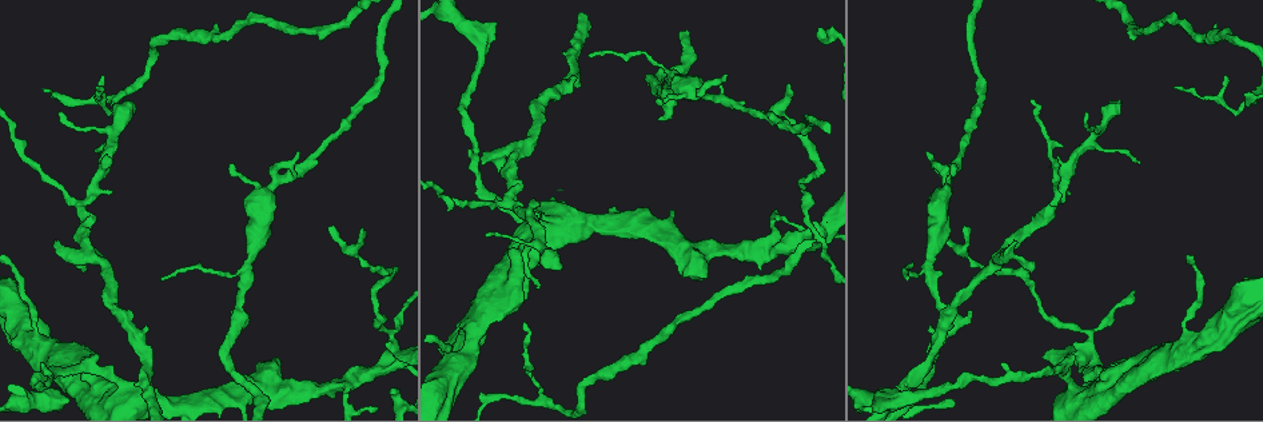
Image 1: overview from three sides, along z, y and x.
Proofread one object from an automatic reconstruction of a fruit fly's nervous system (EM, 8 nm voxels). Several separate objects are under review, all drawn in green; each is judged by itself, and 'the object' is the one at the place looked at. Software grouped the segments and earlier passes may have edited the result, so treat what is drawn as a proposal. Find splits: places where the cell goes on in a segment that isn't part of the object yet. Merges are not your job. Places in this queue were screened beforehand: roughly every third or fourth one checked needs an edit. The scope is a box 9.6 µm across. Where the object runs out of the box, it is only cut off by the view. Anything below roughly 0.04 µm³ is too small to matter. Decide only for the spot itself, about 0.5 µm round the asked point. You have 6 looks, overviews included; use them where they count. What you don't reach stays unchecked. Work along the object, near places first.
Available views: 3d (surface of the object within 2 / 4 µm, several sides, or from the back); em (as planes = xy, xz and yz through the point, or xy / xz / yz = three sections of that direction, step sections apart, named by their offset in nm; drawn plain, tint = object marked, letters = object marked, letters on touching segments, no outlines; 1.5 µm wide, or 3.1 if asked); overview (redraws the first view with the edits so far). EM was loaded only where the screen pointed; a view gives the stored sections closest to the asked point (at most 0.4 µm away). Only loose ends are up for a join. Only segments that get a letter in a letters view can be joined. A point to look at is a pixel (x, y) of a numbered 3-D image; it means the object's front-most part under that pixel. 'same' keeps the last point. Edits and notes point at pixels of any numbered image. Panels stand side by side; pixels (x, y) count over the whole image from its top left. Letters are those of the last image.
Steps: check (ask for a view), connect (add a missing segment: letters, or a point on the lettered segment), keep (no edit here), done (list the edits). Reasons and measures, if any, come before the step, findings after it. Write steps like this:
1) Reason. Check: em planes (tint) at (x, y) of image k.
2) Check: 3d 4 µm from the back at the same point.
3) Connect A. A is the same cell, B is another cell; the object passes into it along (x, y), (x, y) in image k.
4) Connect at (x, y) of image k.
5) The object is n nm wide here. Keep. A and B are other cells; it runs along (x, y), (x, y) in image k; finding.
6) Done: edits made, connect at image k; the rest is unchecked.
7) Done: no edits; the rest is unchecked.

Check: 3d 4 µm at (538, 217) of image 1.

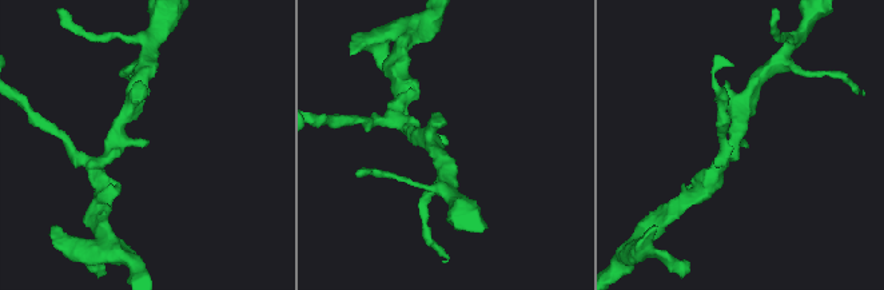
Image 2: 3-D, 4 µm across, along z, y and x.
The arms are 180, 190 nm wide; need the tissue. Check: em planes (letters) at (446, 144) of image 2.

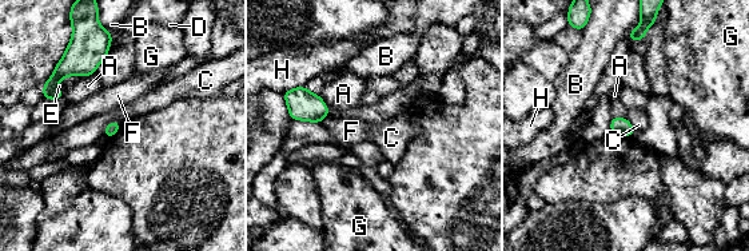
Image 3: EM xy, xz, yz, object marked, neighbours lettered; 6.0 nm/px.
Keep. A, B, C, D, E, F, G and H are other cells; a border runs along (122, 123), (110, 122), (103, 136) in image 3; no lettered segment goes on from it.

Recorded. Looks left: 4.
Tapers out. Check: 3d 4 µm at (1085, 111) of image 1.

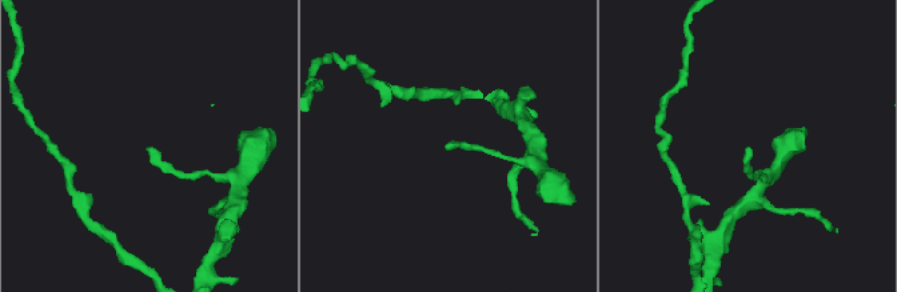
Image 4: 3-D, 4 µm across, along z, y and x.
Check: em xz step 8 (letters) at (146, 149) of image 4.

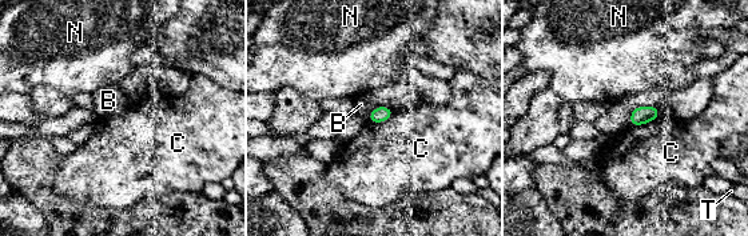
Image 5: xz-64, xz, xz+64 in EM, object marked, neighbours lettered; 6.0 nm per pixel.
The longest contact is with C, 170 nm. Keep. B, C, N and T are other cells; a border runs along (377, 107), (367, 115) in image 5; no lettered segment goes on from it.

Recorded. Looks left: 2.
Done: no edits; the rest is unchecked.

